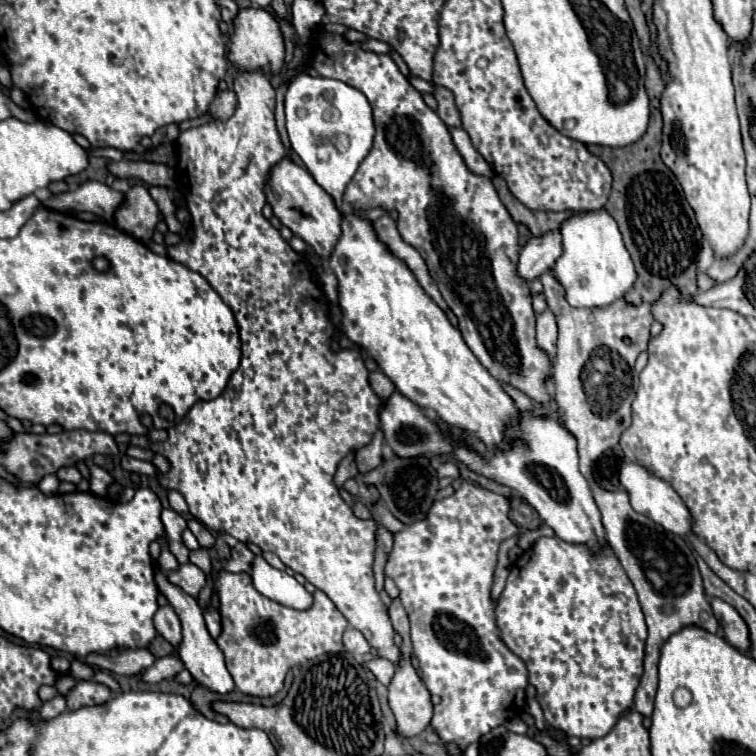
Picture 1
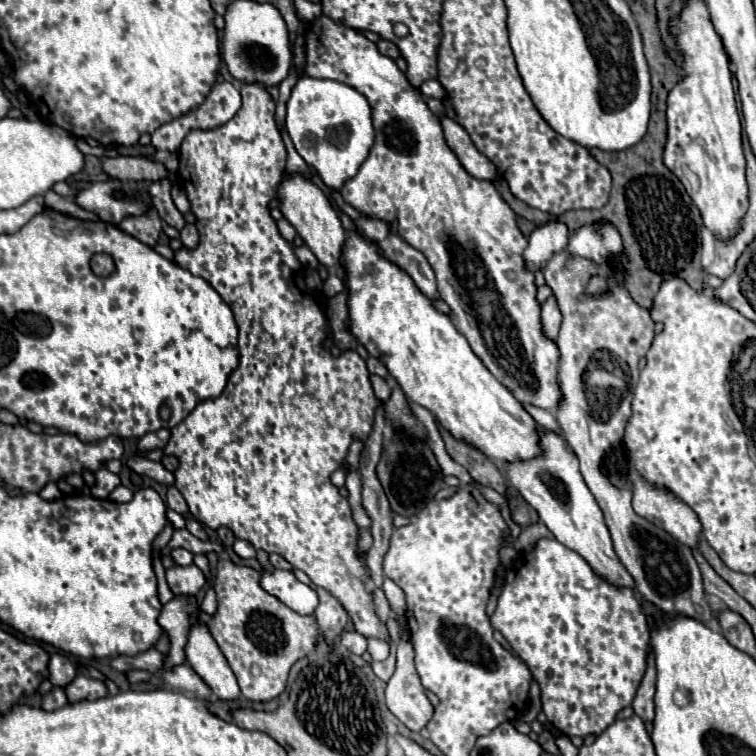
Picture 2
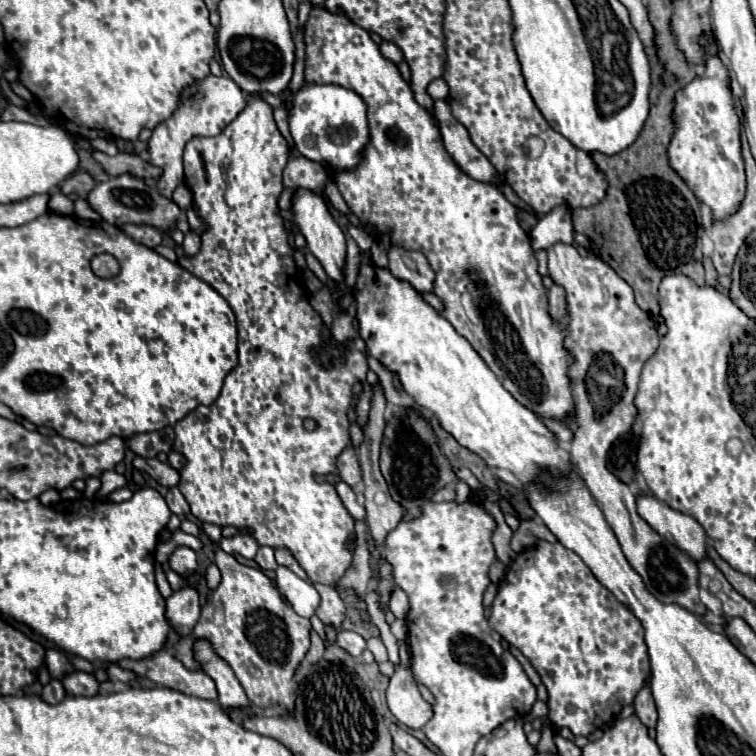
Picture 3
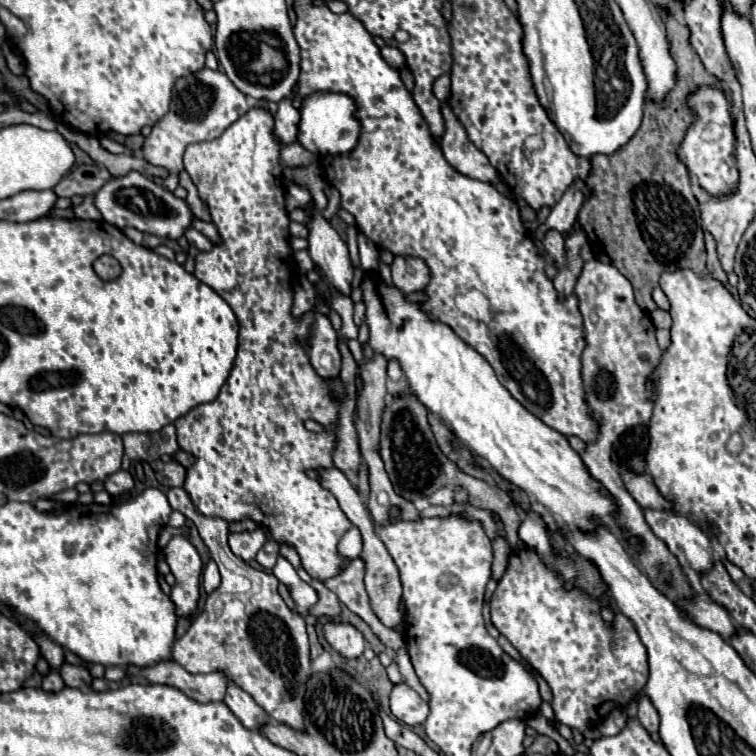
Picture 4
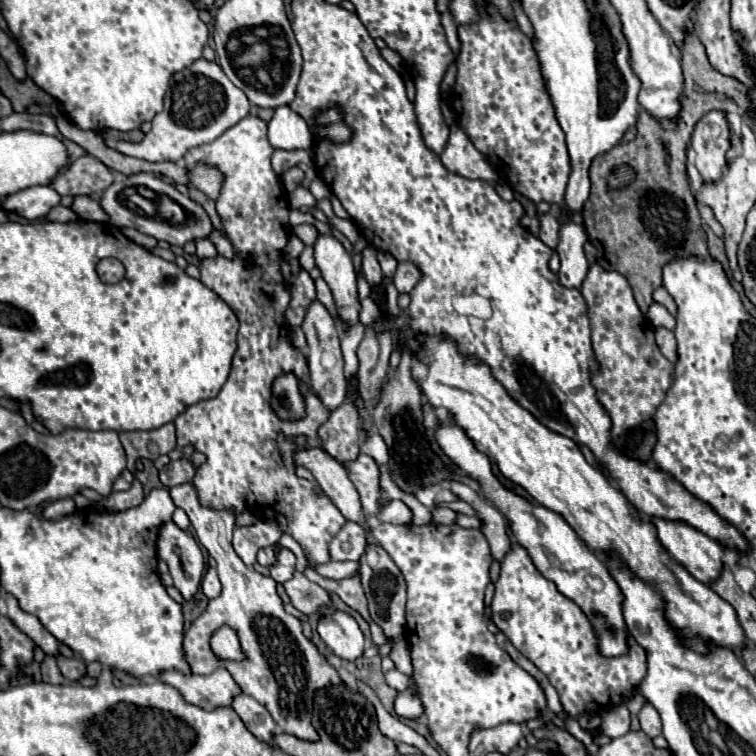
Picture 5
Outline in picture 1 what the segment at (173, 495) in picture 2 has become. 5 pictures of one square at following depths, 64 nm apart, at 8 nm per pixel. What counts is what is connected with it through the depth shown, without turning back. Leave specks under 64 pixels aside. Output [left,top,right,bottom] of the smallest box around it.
[168,490,188,514]

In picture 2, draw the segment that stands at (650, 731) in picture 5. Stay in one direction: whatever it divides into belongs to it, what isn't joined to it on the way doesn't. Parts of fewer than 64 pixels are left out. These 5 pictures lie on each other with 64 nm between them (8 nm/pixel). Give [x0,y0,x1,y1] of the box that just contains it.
[632,650,656,722]

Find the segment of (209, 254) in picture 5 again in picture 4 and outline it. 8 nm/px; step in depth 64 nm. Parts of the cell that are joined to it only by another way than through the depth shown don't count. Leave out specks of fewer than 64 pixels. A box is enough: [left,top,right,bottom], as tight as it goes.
[186,228,212,250]

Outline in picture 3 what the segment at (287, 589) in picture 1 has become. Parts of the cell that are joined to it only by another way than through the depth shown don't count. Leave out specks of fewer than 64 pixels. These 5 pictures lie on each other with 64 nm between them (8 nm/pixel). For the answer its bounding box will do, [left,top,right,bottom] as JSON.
[276,566,316,604]

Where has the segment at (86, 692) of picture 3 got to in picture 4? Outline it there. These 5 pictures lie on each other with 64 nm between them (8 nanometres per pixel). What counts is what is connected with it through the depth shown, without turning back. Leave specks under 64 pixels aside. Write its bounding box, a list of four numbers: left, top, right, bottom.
[60,664,92,690]

